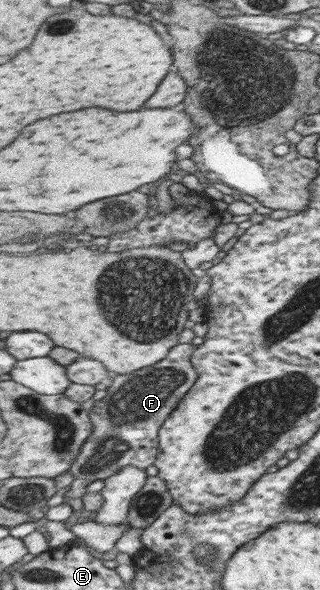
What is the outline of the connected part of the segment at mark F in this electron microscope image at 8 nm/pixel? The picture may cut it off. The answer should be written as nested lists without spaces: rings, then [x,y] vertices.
[[[179,344],[165,360],[157,364],[133,374],[114,376],[106,396],[98,400],[91,410],[96,430],[85,442],[81,455],[70,469],[75,480],[65,494],[67,500],[79,497],[83,500],[89,484],[95,480],[104,481],[121,468],[149,468],[156,464],[161,455],[161,427],[199,379],[199,373],[192,363],[196,348],[195,344]]]

